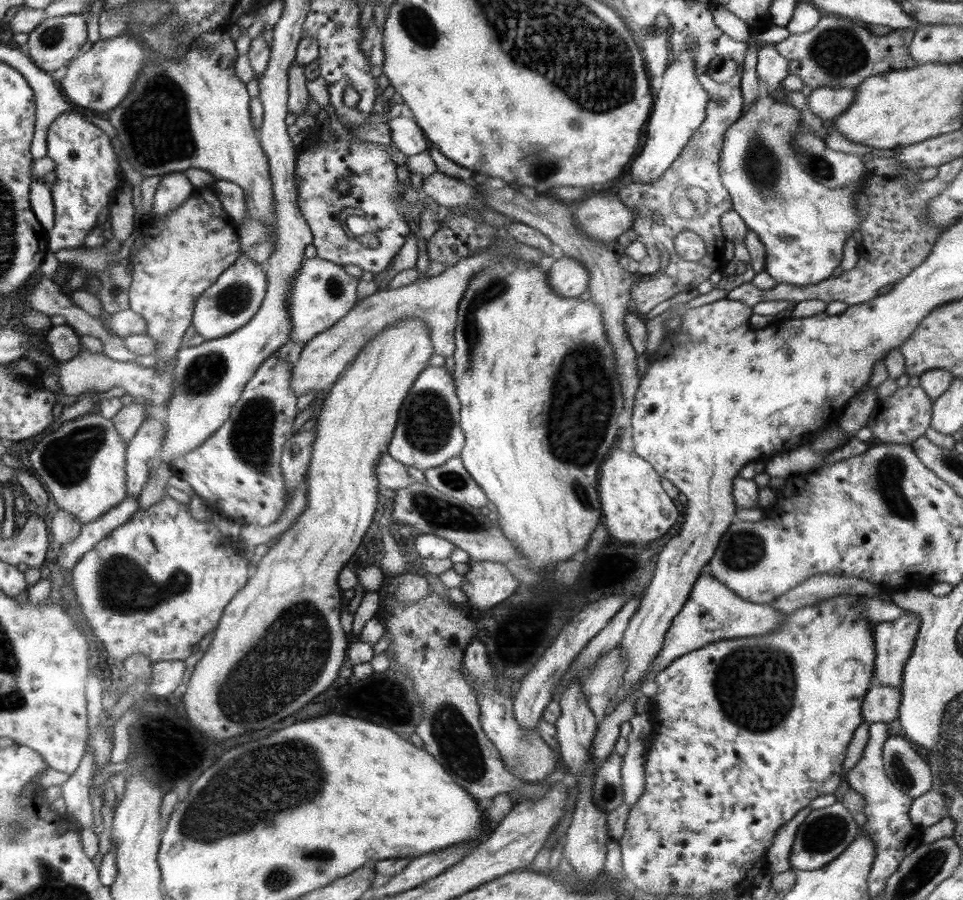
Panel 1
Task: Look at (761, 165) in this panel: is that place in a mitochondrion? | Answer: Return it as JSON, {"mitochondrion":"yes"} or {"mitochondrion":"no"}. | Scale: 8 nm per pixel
{"mitochondrion":"yes"}

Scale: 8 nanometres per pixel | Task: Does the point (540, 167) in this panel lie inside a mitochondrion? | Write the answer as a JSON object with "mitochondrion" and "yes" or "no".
{"mitochondrion":"yes"}

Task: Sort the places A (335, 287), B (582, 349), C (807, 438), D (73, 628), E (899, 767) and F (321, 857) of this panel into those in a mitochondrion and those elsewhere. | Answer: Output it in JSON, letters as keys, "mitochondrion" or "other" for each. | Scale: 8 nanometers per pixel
{"A":"mitochondrion","B":"mitochondrion","C":"other","D":"other","E":"mitochondrion","F":"mitochondrion"}

